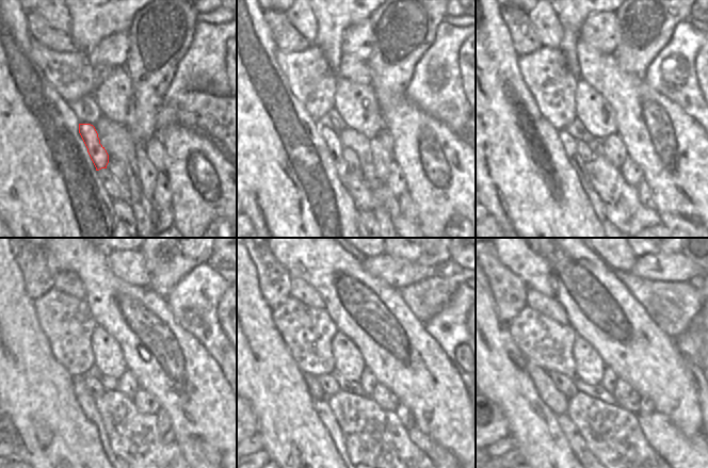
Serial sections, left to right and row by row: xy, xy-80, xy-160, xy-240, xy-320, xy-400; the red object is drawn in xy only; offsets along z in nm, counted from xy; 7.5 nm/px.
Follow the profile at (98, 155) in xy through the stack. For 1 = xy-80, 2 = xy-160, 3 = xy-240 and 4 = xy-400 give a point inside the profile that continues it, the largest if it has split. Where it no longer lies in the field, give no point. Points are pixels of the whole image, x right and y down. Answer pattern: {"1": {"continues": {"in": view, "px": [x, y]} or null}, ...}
{"1": {"continues": {"in": "xy-80", "px": [334, 145]}}, "2": {"continues": {"in": "xy-160", "px": [568, 142]}}, "3": {"continues": {"in": "xy-240", "px": [87, 403]}}, "4": {"continues": {"in": "xy-400", "px": [572, 434]}}}

